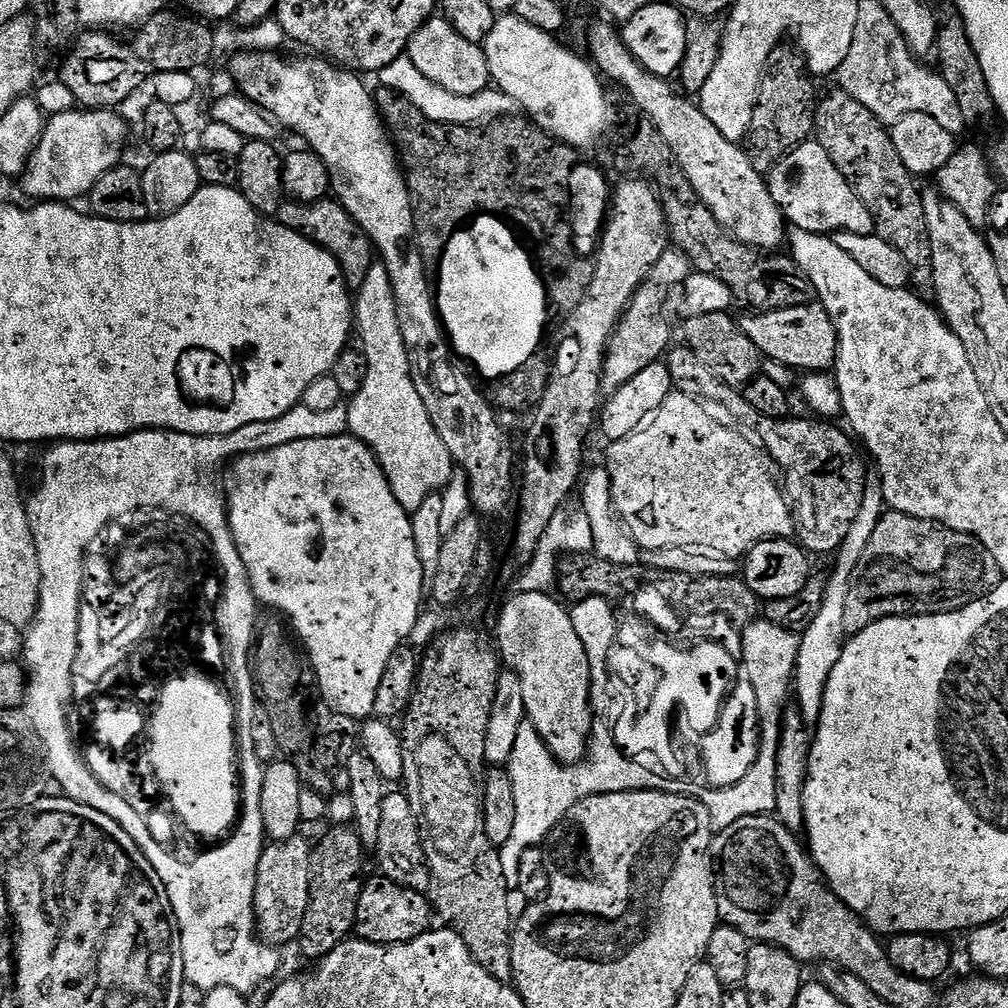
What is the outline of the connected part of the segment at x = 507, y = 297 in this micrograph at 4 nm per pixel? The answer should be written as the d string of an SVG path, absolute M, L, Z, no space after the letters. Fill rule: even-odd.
M480 220L480 224L474 225L470 231L452 239L444 262L444 308L439 314L451 347L459 355L461 352L484 376L501 378L523 369L539 350L544 323L549 323L550 317L540 285L536 283L531 269L528 269L523 253L512 244L508 232L504 232L496 220ZM466 255L472 255L474 260L469 262L468 272L462 272L459 266Z

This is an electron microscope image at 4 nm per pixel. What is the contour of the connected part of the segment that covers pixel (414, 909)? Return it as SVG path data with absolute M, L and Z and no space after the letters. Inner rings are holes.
M373 874L365 879L360 885L360 897L358 898L358 908L356 910L355 935L361 940L371 944L405 944L414 938L418 938L423 932L429 931L428 924L434 920L434 913L431 903L423 892L415 892L406 886L398 886L398 882L390 882L390 878Z

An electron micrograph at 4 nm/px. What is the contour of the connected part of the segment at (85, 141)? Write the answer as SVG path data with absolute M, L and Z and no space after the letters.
M76 110L80 112L56 112L47 117L44 129L40 134L40 140L36 143L36 149L30 154L28 165L25 166L18 183L20 188L28 196L33 196L36 202L76 202L76 199L87 197L92 191L94 182L102 178L104 172L121 163L120 147L124 144L124 135L128 128L124 120L112 110Z

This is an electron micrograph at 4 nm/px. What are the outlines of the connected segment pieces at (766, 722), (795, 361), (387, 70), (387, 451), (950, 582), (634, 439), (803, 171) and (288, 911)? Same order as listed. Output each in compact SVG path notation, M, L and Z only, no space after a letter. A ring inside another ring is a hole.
M758 618L753 624L745 626L741 636L744 636L740 640L741 653L739 652L742 657L742 672L749 684L754 686L755 697L758 698L759 752L746 776L736 785L725 788L704 786L704 789L698 792L702 806L710 810L710 822L716 832L726 830L726 826L734 826L738 818L766 816L776 811L776 758L780 741L780 723L784 709L790 704L800 645L800 636L797 633L790 632L782 626L774 626L763 618Z
M818 302L744 315L748 316L738 320L742 334L754 342L764 360L773 360L800 374L828 372L835 365L836 327L828 311Z
M407 56L395 59L390 66L386 66L378 73L379 83L385 87L394 89L403 94L412 104L418 106L420 110L432 121L440 124L475 124L483 123L487 119L496 119L499 116L513 115L518 106L509 95L497 88L489 88L480 91L476 96L464 96L450 94L448 90L443 90L430 78L419 73Z
M382 262L372 263L366 282L355 289L354 328L358 336L360 332L368 369L362 390L348 404L348 432L371 450L390 482L390 490L394 490L394 498L411 514L448 485L454 465L422 398L418 398L418 390L414 390L402 330L398 330L394 290Z
M891 510L885 511L884 517L878 522L878 526L862 554L862 558L858 558L858 566L852 575L850 595L846 597L845 633L849 637L854 637L862 630L866 630L866 626L891 616L941 616L944 612L956 612L959 608L966 607L970 602L980 600L983 596L989 596L1000 585L1001 579L1002 573L998 562L994 562L994 554L990 554L990 550L986 550L986 546L982 546L982 542L977 536L947 528L947 526L940 524L936 520L923 520L922 518L914 518L910 514L902 514Z
M673 390L666 398L666 402L662 402L659 410L653 416L648 417L635 432L621 440L613 440L607 445L608 461L606 461L606 467L612 479L612 494L616 498L616 511L620 513L620 521L624 523L625 528L628 529L633 540L636 541L636 545L641 550L657 552L663 548L691 548L693 550L707 550L709 553L721 556L740 558L758 542L763 540L787 540L797 531L792 505L781 481L777 477L776 480L772 477L773 469L770 467L767 455L751 439L749 439L750 441L743 440L738 433L723 428L707 410L709 411L697 397L687 396Z
M815 142L800 144L790 154L786 154L766 176L768 193L774 198L778 210L783 214L785 221L793 229L801 228L807 232L819 232L821 234L835 234L837 232L849 232L850 234L862 234L870 236L875 233L876 223L866 210L866 206L858 198L858 194L848 184L848 179L830 162L830 154L822 150L822 146Z
M297 834L288 840L277 841L267 845L259 859L258 874L255 878L254 906L257 935L265 944L285 946L291 940L301 939L301 926L306 910L309 909L309 878L310 858L312 857L311 843Z

